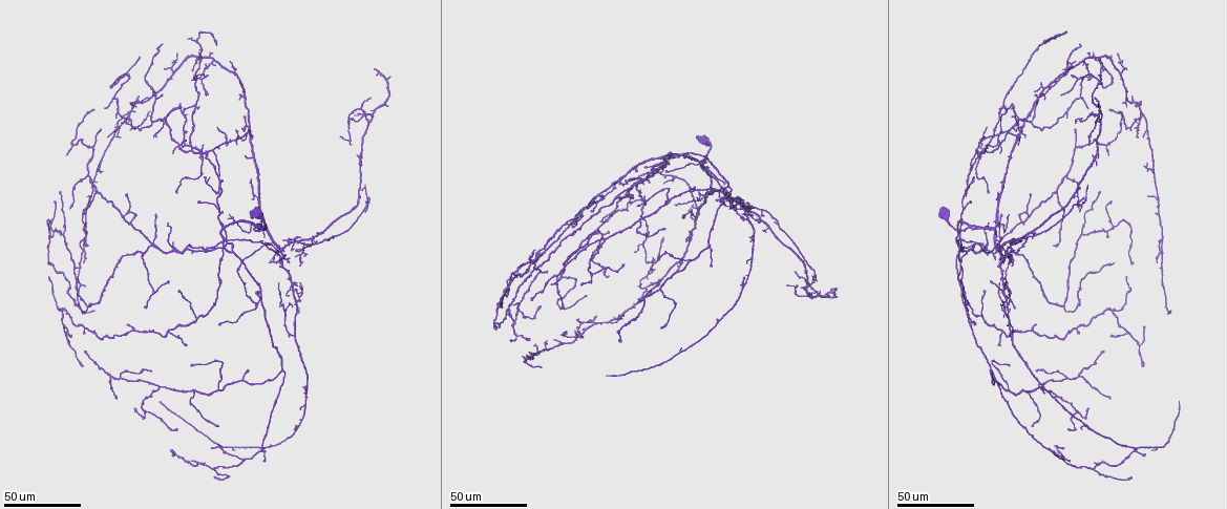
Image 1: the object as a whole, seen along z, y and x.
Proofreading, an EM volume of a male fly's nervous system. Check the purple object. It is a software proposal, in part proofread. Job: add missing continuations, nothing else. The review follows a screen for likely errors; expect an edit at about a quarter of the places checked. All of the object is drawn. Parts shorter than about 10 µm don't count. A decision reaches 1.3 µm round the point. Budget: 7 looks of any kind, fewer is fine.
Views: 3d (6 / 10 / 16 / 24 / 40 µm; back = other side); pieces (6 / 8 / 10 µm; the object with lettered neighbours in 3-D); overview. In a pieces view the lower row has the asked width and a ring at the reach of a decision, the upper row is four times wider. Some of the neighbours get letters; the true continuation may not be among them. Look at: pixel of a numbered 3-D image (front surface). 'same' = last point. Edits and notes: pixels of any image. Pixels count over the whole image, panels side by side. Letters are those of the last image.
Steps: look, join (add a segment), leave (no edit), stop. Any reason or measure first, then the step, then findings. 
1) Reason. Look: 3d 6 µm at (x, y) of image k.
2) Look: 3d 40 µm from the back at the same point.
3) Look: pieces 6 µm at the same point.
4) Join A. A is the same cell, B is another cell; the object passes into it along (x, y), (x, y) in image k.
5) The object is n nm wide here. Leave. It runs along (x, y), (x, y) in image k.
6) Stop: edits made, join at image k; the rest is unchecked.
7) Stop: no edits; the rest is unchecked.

Free end. Look: 3d 24 µm at (141, 56) of image 1.

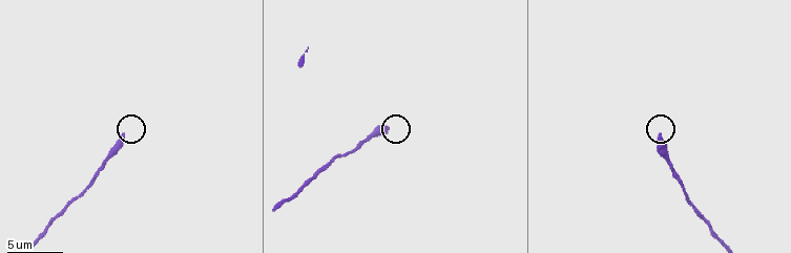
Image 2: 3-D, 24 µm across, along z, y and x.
Look: pieces 6 µm at (122, 134) of image 2.

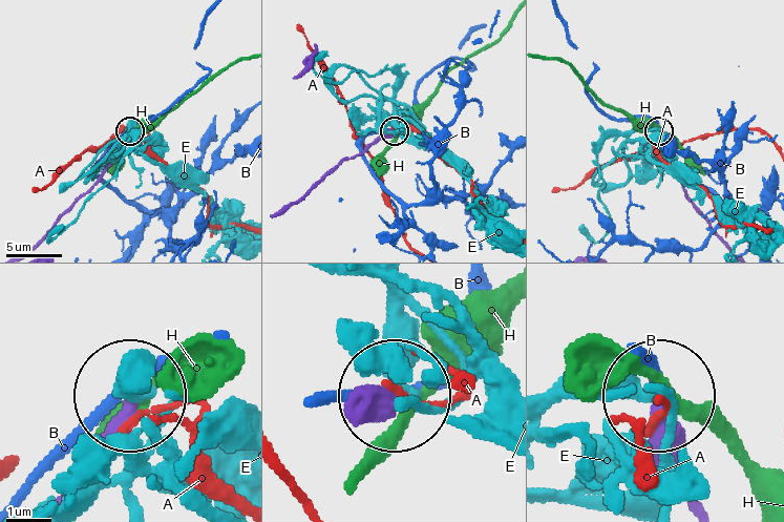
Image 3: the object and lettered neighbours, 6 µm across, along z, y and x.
The object is 350 nm wide here. Leave. A, B, E and H are other cells; no lettered segment goes on from it.

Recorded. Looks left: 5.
Long arm stops here. Look: 3d 24 µm at (662, 236) of image 1.

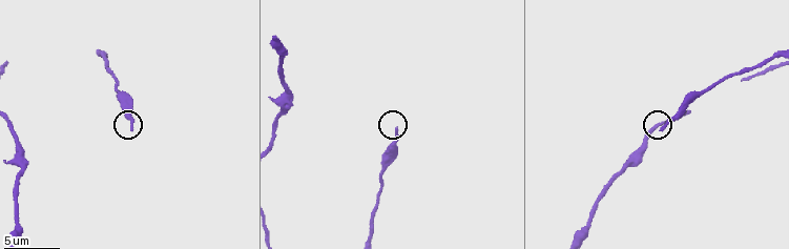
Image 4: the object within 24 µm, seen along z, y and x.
Look: pieces 8 µm at (660, 127) of image 4.

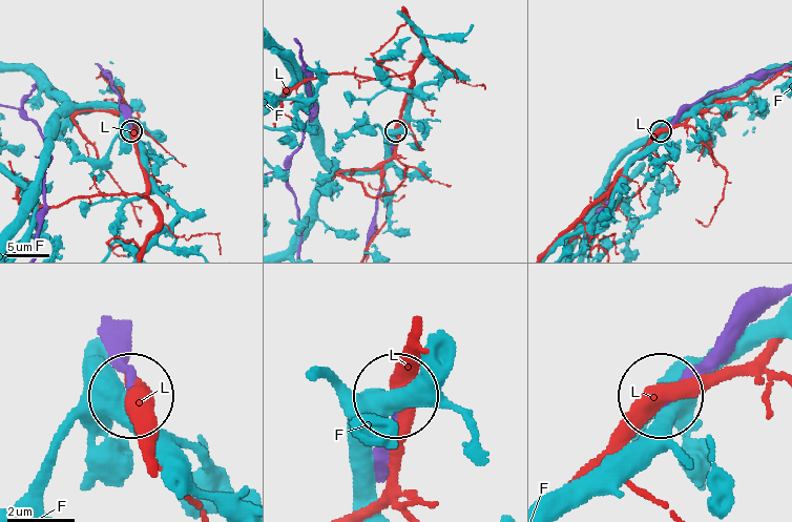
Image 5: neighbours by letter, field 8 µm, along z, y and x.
Leave. F and L are other cells; it runs along (103, 343), (126, 369), (128, 394) in image 5; no lettered segment goes on from it.

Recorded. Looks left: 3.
Tapers out. Look: 3d 40 µm at (190, 462) of image 1.

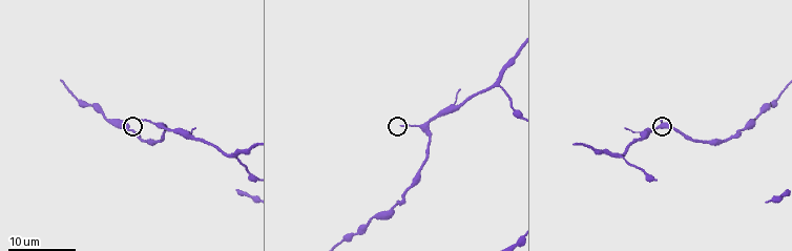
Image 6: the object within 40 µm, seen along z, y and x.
Zoom in. Look: 3d 10 µm at (135, 118) of image 6.

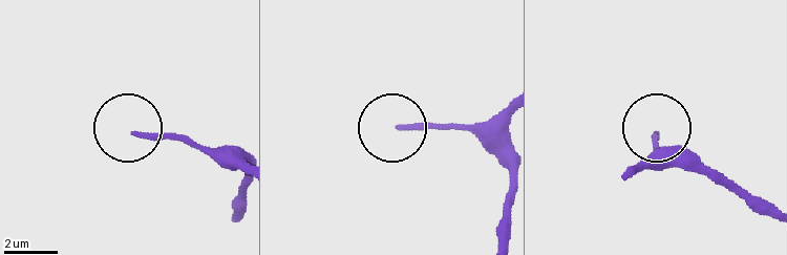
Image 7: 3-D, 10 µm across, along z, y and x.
Look: pieces 8 µm at (135, 133) of image 7.

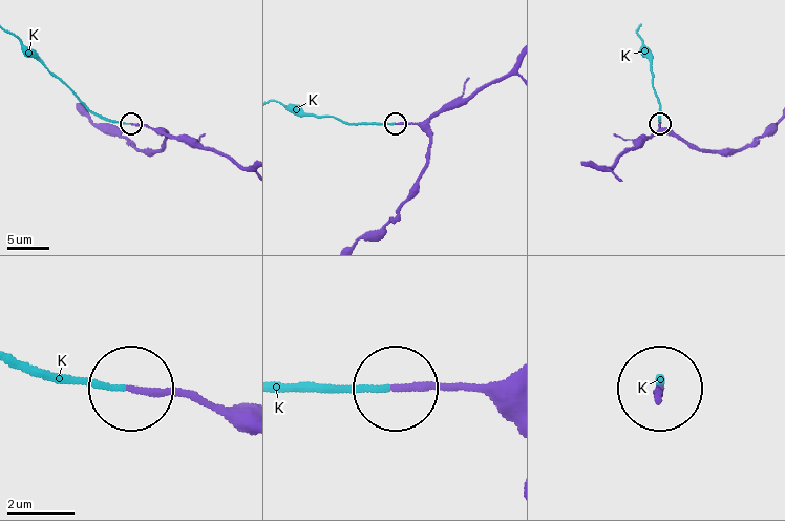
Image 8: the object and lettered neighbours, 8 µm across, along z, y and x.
Join K. K is the same cell; it goes on there.

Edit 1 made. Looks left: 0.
Stop: edits made, join at image 8; the rest is unchecked.

